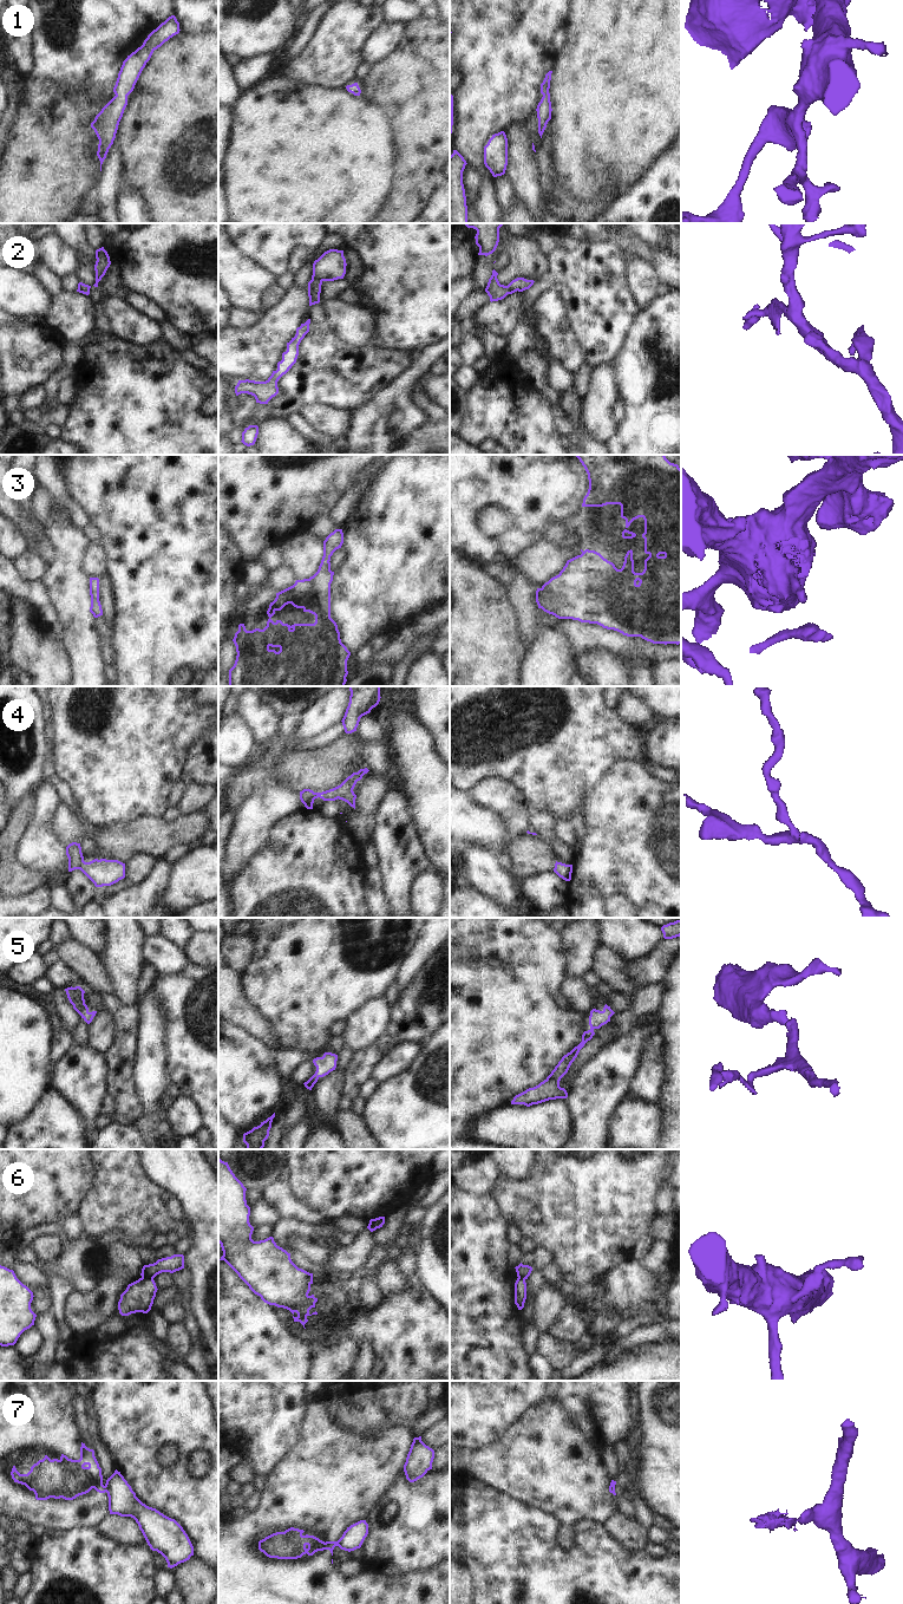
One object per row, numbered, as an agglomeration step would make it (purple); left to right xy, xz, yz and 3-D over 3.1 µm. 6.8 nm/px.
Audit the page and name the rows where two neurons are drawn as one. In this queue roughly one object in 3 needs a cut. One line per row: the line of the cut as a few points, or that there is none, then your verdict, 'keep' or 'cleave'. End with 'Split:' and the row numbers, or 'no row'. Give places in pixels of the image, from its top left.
1: no cut; keep
2: no cut; keep
3: no cut; keep
4: cut in xz along (314, 793), (305, 806); cleave
5: no cut; keep
6: cut in xy along (142, 1276), (152, 1278); cleave
7: cut in xy along (104, 1486), (106, 1491); cleave
Split: 4, 6, 7

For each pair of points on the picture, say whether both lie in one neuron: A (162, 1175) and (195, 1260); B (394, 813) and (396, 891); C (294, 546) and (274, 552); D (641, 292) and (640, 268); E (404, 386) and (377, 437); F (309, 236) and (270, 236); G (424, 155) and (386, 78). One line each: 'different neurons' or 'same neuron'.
A: same neuron
B: same neuron
C: different neurons
D: same neuron
E: same neuron
F: same neuron
G: same neuron

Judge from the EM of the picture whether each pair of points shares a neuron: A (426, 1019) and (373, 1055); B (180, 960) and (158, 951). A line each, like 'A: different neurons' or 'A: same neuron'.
A: same neuron
B: same neuron

